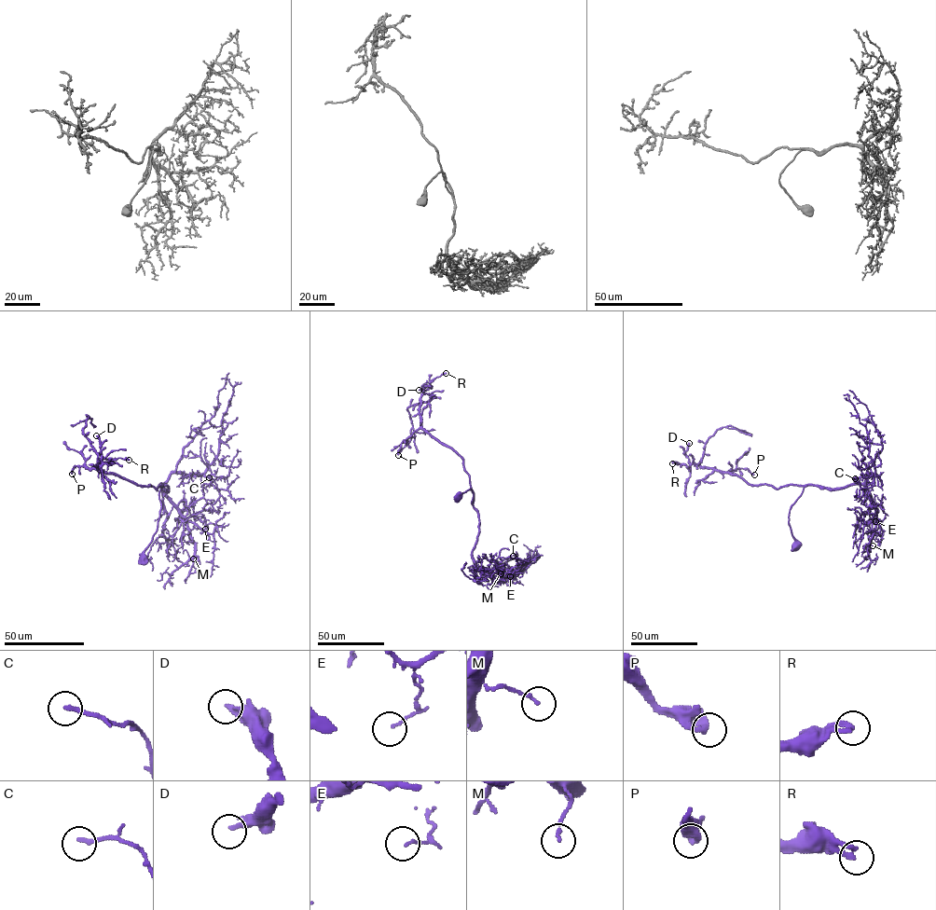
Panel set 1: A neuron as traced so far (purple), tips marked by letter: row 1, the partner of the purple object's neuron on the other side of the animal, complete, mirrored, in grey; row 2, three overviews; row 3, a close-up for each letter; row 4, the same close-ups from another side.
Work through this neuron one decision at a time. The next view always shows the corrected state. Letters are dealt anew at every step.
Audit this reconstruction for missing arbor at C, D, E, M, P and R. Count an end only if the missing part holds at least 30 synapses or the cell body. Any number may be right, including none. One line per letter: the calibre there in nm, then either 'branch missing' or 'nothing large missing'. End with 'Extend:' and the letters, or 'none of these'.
C: calibre 180 nm; nothing large missing
D: calibre 320 nm; nothing large missing
E: calibre 100 nm; nothing large missing
M: calibre 120 nm; nothing large missing
P: calibre 380 nm; nothing large missing
R: calibre 240 nm; nothing large missing
Extend: none of these

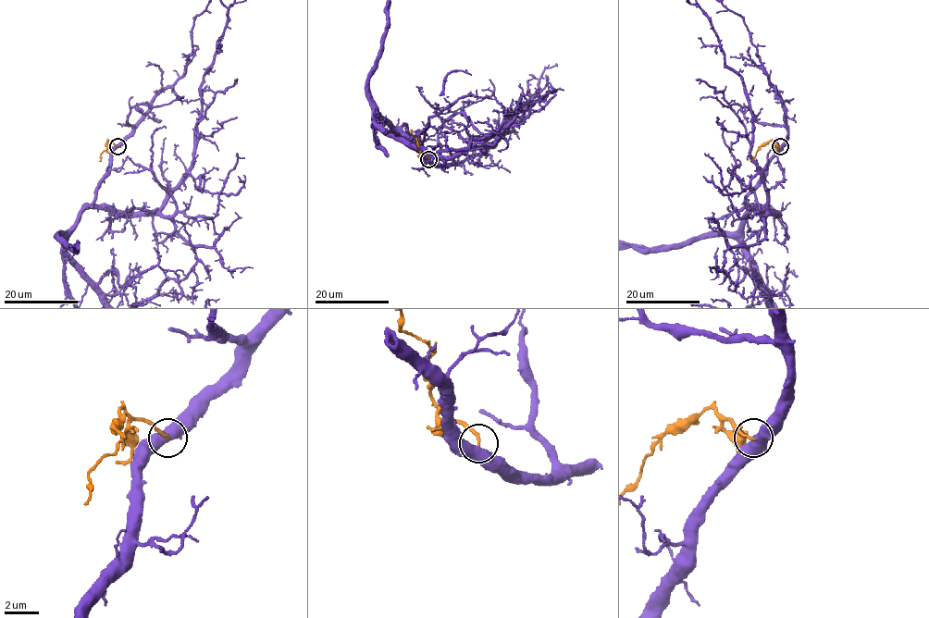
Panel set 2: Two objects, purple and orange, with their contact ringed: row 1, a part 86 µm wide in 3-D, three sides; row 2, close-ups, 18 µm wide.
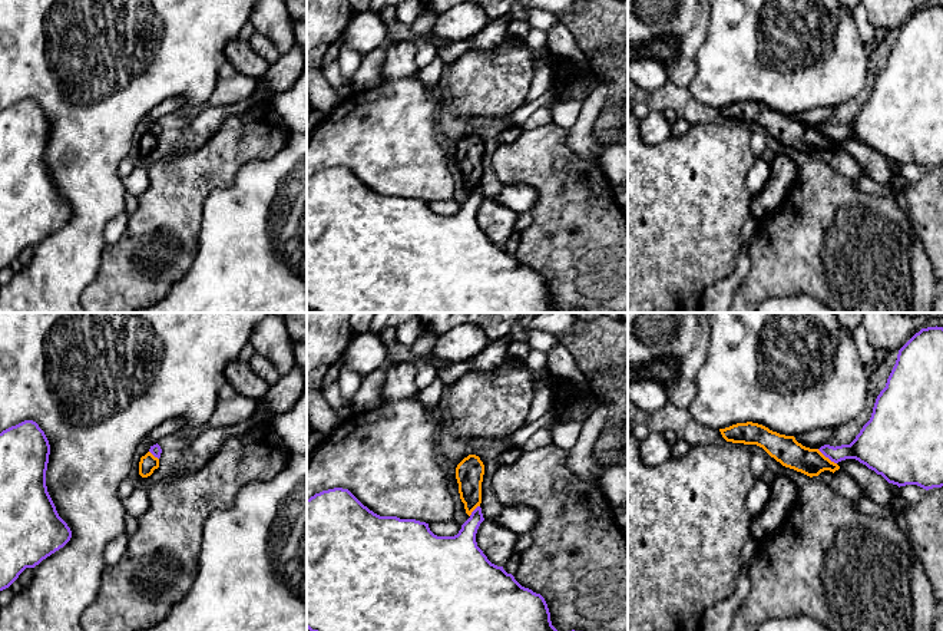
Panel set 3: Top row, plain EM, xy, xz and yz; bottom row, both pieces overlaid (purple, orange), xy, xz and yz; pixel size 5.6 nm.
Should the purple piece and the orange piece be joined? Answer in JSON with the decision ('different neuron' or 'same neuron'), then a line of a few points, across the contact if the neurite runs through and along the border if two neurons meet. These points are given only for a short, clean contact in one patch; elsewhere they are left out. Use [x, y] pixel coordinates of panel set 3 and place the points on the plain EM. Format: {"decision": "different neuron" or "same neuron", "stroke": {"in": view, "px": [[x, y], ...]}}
{"decision": "different neuron", "stroke": {"in": "yz", "px": [[817, 128], [836, 142]]}}

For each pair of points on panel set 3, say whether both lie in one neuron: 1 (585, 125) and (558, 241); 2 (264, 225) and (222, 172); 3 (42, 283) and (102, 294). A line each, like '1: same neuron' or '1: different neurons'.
1: different neurons
2: different neurons
3: different neurons

